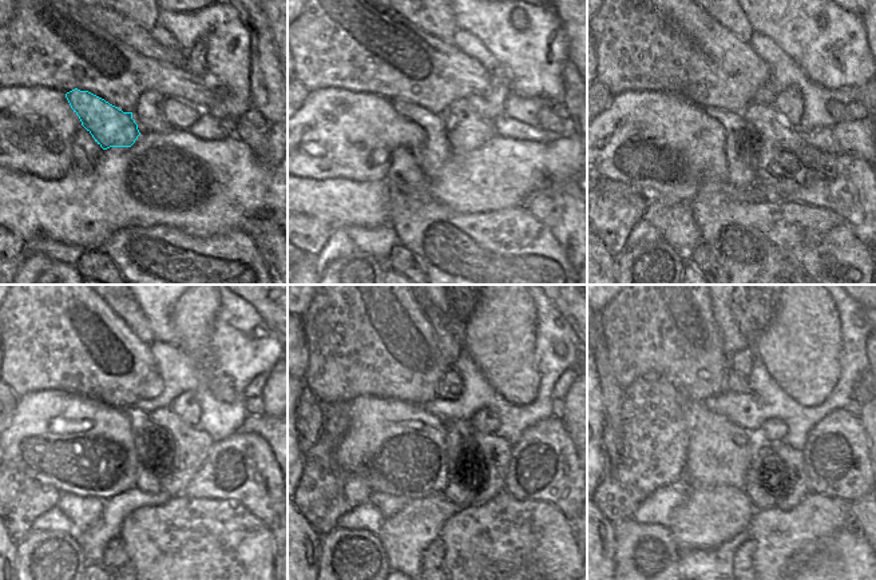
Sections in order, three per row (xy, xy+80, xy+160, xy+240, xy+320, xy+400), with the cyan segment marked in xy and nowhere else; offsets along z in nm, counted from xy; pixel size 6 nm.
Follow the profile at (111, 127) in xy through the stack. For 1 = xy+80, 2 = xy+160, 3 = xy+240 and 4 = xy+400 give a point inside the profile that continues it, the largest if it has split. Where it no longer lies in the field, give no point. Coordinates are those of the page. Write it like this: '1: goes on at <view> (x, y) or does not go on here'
1: goes on at xy+80 (431, 157)
2: goes on at xy+160 (741, 178)
3: goes on at xy+240 (147, 481)
4: goes on at xy+400 (762, 492)

